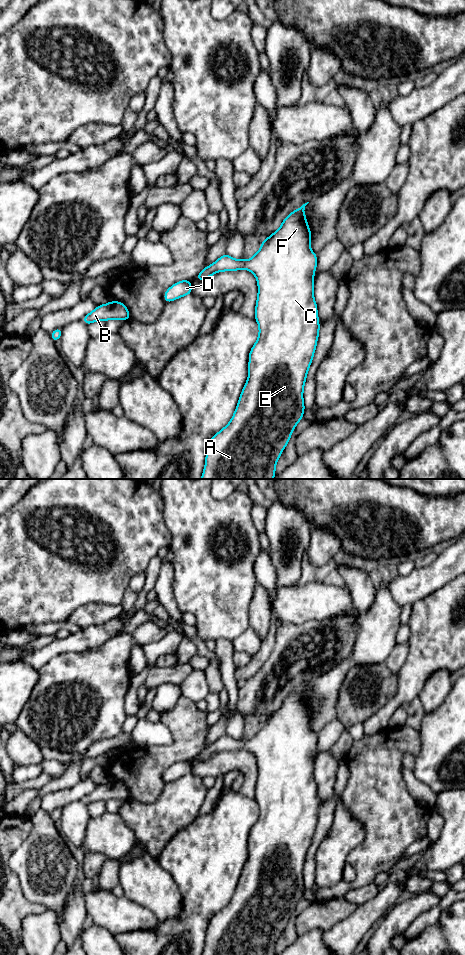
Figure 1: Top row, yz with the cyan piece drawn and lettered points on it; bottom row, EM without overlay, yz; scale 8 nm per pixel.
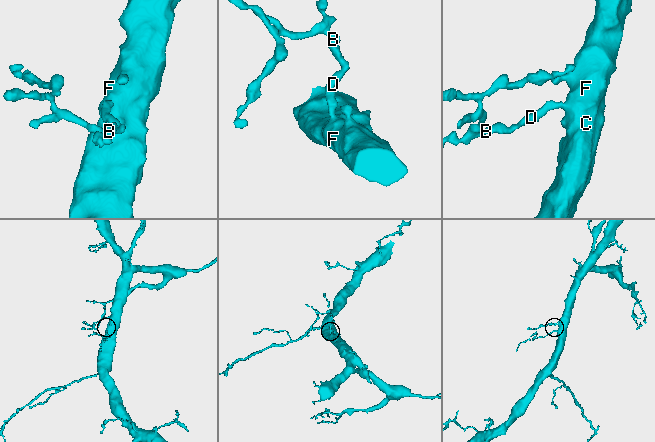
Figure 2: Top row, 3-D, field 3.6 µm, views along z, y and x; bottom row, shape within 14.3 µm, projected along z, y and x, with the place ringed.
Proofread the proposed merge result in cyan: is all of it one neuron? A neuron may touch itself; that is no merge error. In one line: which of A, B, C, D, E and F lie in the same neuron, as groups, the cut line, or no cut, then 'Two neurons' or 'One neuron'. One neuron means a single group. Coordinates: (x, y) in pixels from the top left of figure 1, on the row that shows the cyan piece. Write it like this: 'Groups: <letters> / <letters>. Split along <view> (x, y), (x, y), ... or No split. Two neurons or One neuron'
Groups: A B C D E F. No split. One neuron

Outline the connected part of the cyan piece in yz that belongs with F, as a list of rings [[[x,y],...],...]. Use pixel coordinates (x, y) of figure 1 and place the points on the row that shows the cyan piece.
[[[308,203],[291,212],[268,239],[263,238],[260,250],[250,260],[236,260],[225,253],[195,277],[204,281],[217,272],[247,269],[255,275],[258,282],[255,320],[259,325],[259,337],[249,353],[248,380],[229,424],[209,442],[201,479],[273,479],[276,475],[275,465],[287,446],[292,431],[303,418],[304,384],[320,329],[317,304],[313,296],[317,254],[310,249],[311,231],[304,214]]]

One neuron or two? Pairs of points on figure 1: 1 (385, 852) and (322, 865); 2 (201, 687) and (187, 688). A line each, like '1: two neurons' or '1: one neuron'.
1: two neurons
2: one neuron

